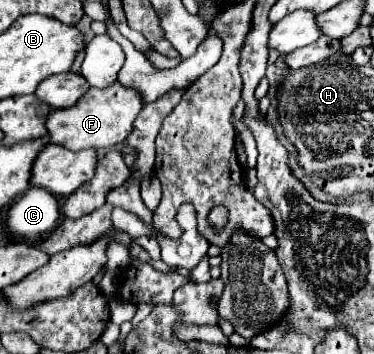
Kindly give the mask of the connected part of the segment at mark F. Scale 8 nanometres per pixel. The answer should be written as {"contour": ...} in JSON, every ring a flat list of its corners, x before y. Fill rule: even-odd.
{"contour":[[118,81,110,85,108,89,96,89,90,87,76,105,68,109,52,109,48,113,48,143,62,145,70,151,82,151,82,149,102,149,102,147,114,147,124,143,124,139,130,135,134,119,142,111,140,95]]}

